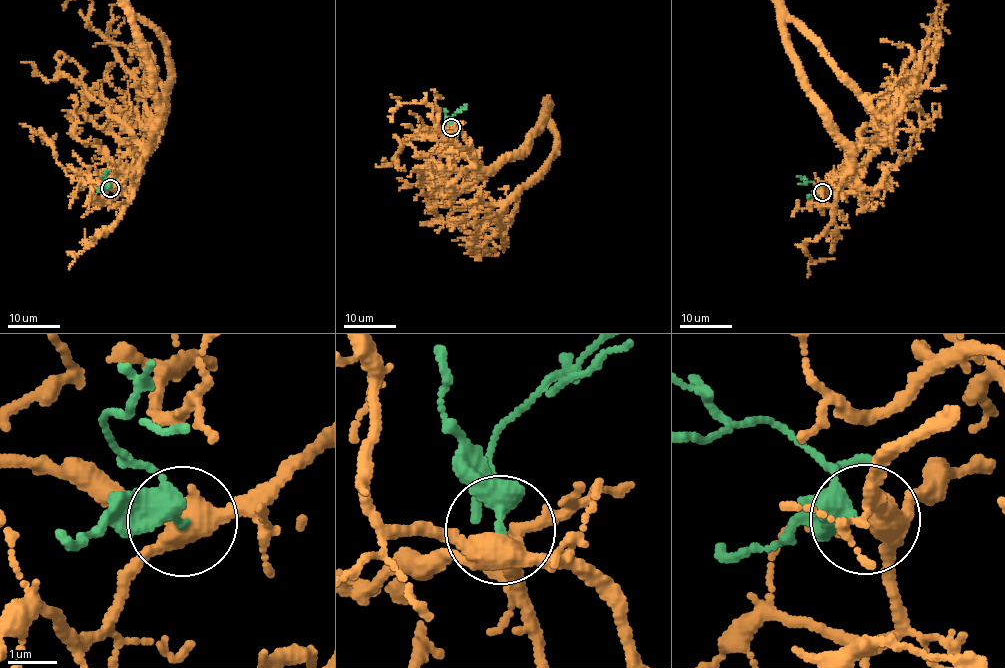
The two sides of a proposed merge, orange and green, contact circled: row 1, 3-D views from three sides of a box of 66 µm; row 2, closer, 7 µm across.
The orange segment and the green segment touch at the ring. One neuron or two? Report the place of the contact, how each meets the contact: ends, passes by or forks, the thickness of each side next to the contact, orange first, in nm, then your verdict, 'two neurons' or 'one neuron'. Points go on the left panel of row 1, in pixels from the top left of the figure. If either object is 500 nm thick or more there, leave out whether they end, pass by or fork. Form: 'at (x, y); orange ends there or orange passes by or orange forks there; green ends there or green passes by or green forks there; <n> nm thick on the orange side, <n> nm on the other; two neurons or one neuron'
at (110, 188); orange forks there; green passes by; 380 nm thick on the orange side, 280 nm on the other; two neurons

